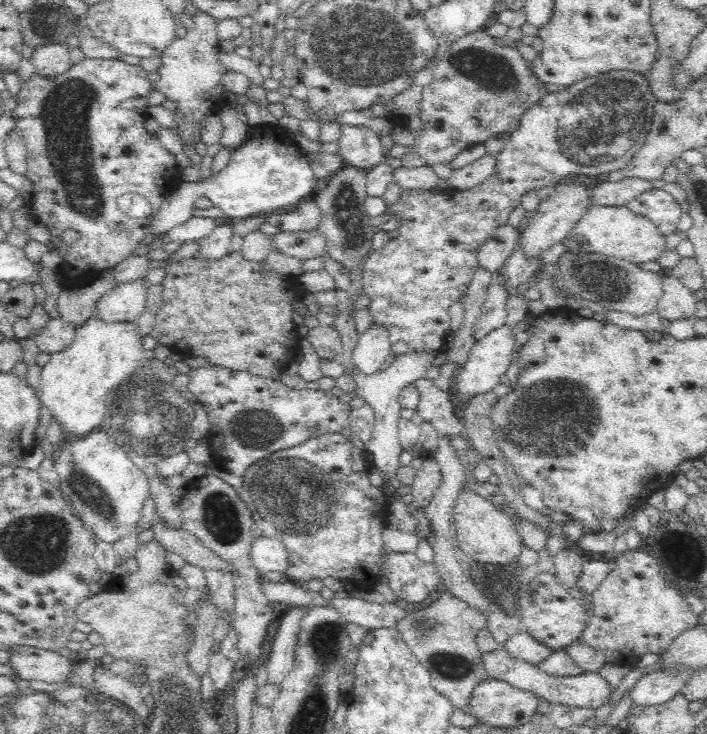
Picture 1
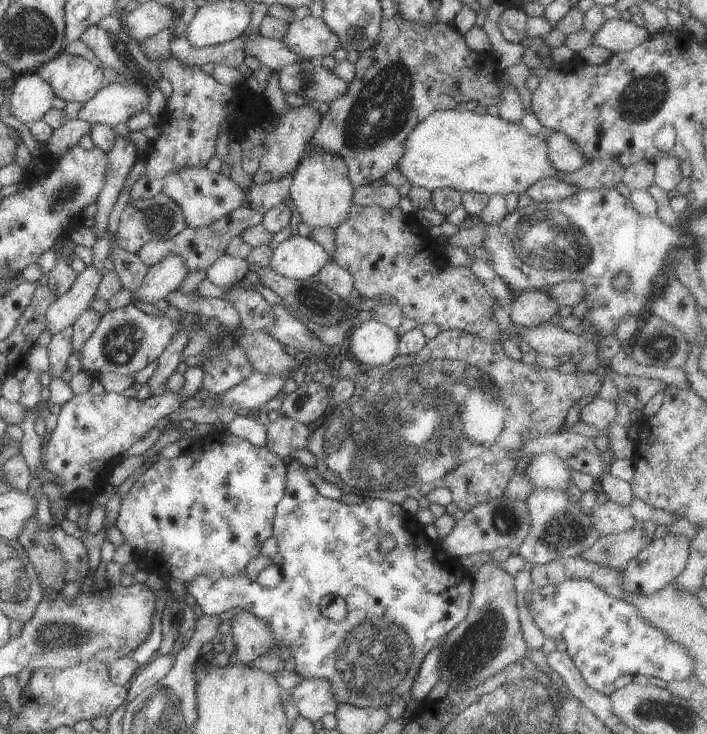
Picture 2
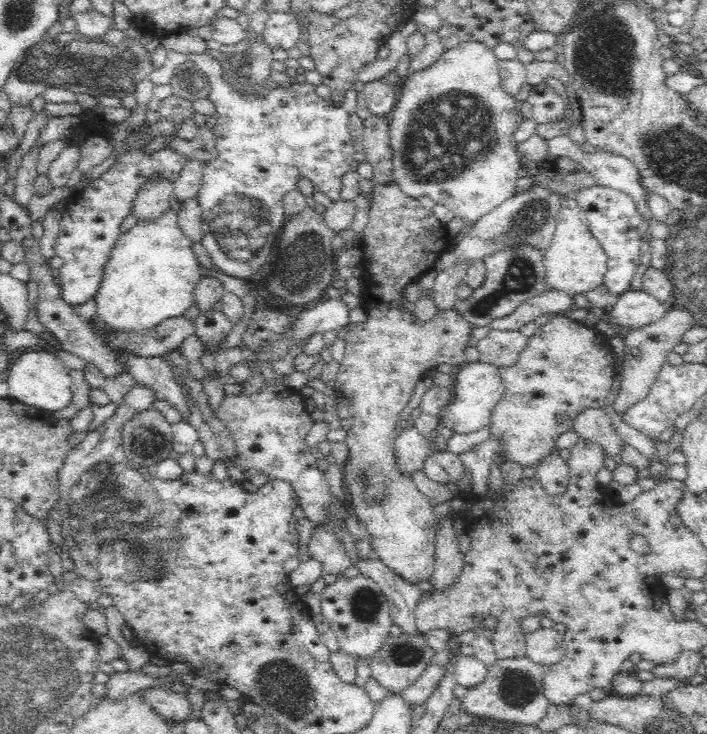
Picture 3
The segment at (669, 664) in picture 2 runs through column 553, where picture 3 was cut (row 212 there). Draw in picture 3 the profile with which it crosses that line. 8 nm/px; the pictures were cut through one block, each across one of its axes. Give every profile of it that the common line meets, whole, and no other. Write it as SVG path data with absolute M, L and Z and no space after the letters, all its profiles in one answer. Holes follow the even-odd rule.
M598 184L578 192L576 201L585 210L590 232L607 254L607 271L603 283L610 291L612 299L615 300L631 288L632 278L640 265L638 256L640 256L641 237L638 226L640 226L642 216L639 213L638 205L629 195Z

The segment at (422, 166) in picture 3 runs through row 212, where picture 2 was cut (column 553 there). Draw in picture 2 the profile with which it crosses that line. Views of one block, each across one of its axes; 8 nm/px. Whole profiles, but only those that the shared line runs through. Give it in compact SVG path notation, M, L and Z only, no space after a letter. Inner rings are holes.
M544 452L535 454L524 474L536 487L552 487L566 491L570 479L570 462L560 458L556 453Z

